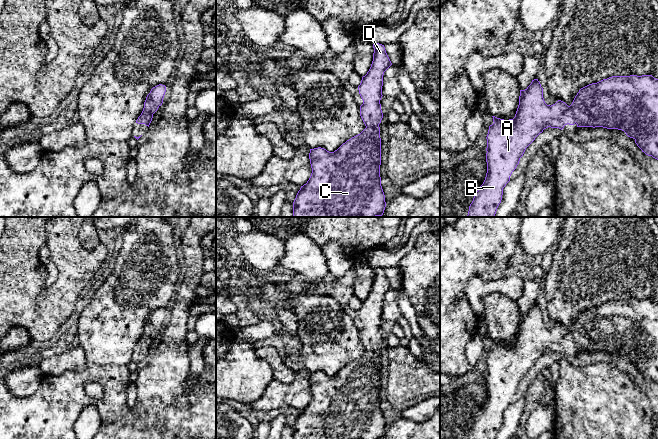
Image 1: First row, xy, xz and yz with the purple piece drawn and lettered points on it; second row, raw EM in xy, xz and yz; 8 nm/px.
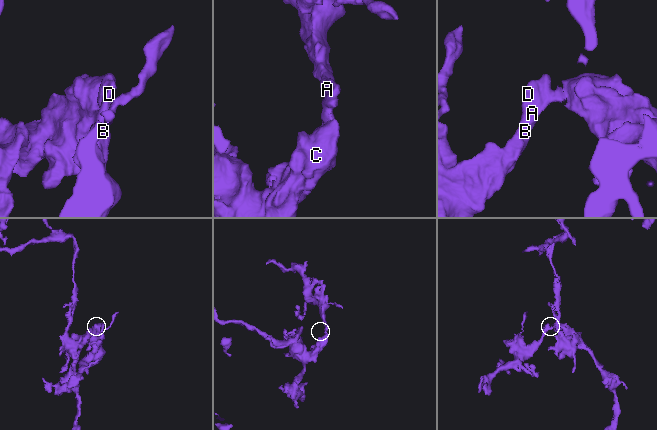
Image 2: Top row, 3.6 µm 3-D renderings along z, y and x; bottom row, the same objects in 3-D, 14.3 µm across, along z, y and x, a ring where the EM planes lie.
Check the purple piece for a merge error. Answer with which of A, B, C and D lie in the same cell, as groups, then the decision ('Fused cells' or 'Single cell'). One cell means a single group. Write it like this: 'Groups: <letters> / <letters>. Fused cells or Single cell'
Groups: A B C D. Single cell

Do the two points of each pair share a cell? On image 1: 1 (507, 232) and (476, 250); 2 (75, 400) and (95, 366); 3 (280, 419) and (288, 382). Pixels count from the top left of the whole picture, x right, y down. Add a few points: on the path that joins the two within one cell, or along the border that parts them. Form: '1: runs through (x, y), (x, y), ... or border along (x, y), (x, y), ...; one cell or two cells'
1: runs through (499, 232), (494, 232), (484, 242); one cell
2: runs through (75, 392), (75, 386), (87, 374); one cell
3: border along (282, 410), (273, 415); two cells

